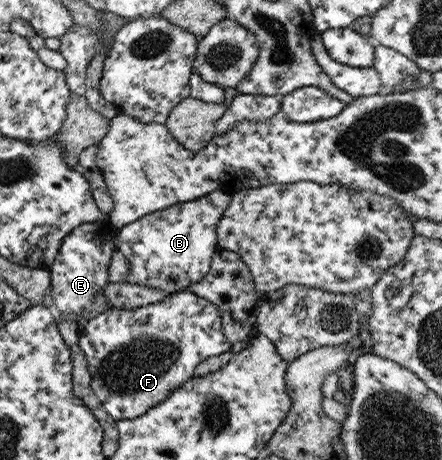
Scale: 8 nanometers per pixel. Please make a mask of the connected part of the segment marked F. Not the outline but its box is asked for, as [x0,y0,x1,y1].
[78,290,232,422]

